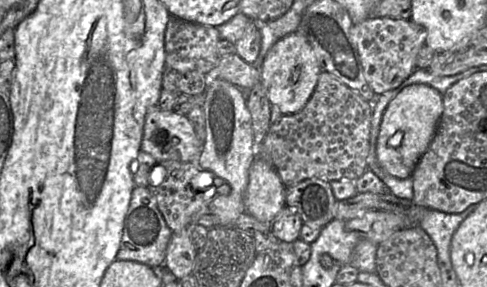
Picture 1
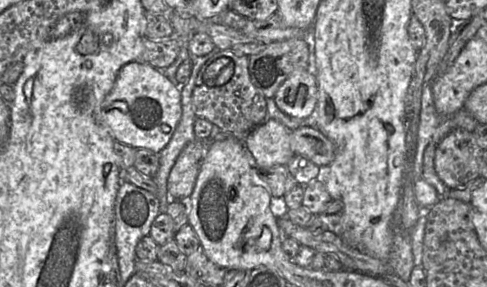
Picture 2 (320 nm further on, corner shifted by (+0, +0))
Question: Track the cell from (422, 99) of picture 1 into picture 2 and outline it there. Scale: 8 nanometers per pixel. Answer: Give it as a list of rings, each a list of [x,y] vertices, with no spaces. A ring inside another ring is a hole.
[[[315,126],[292,130],[290,144],[295,154],[310,159],[320,168],[327,168],[335,158],[334,143]]]

